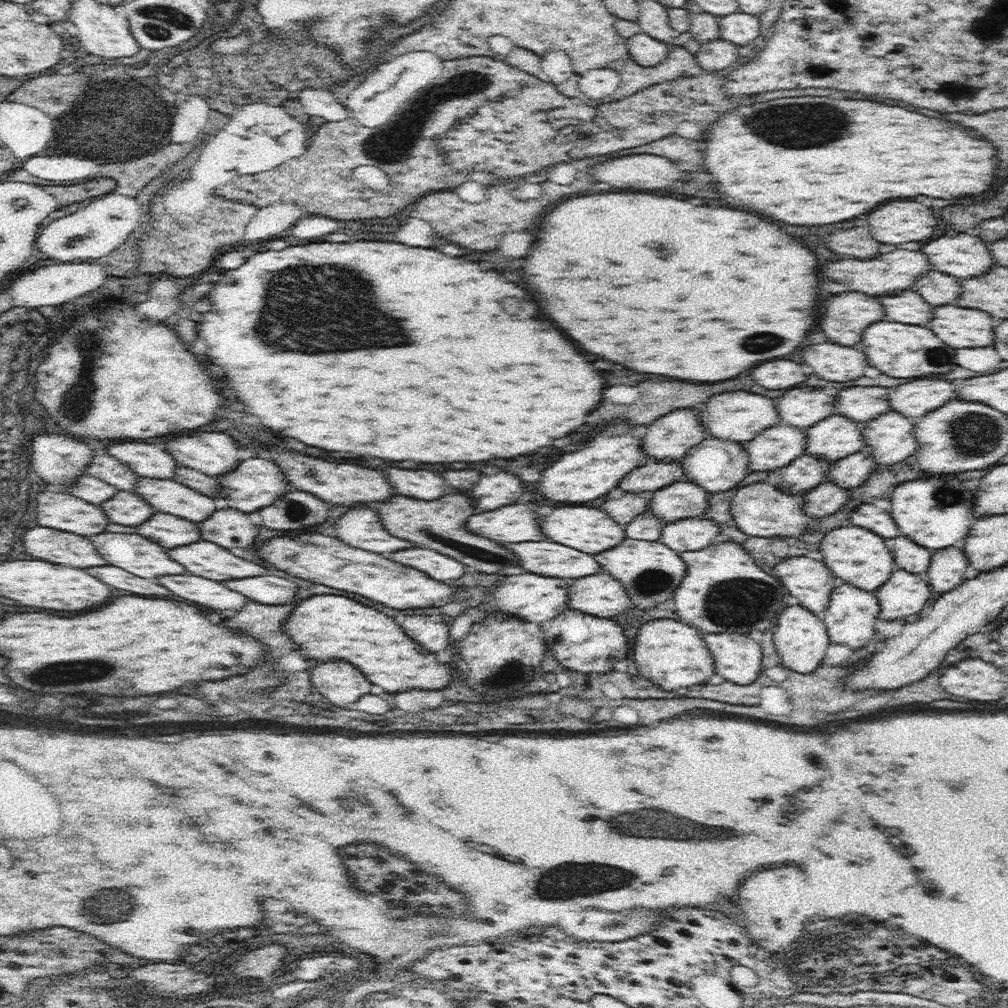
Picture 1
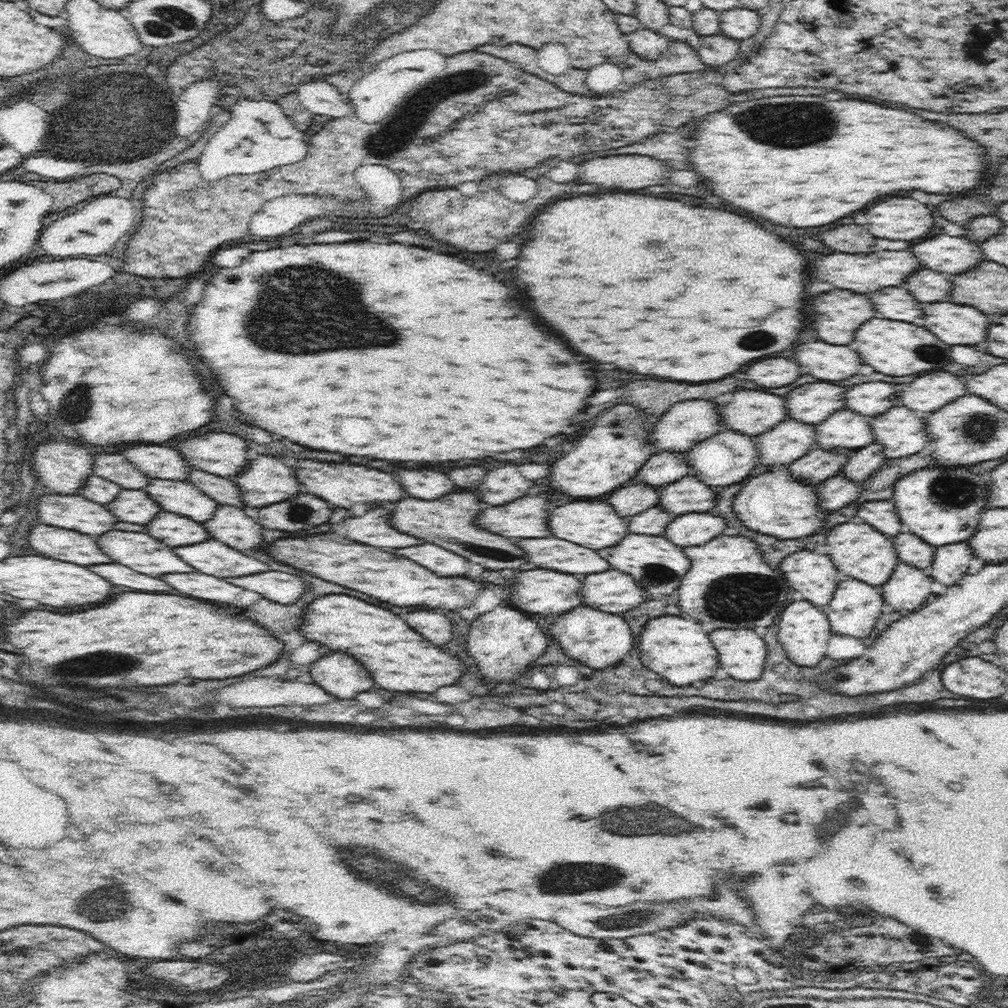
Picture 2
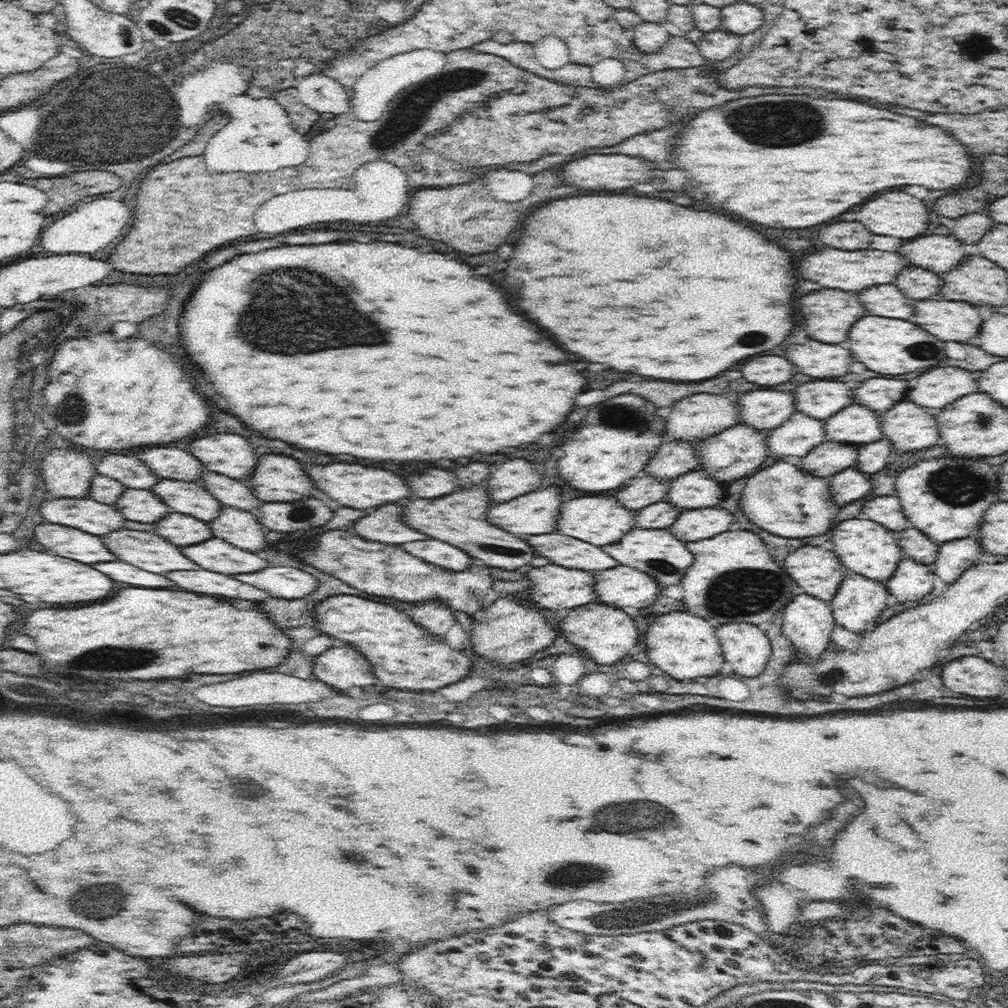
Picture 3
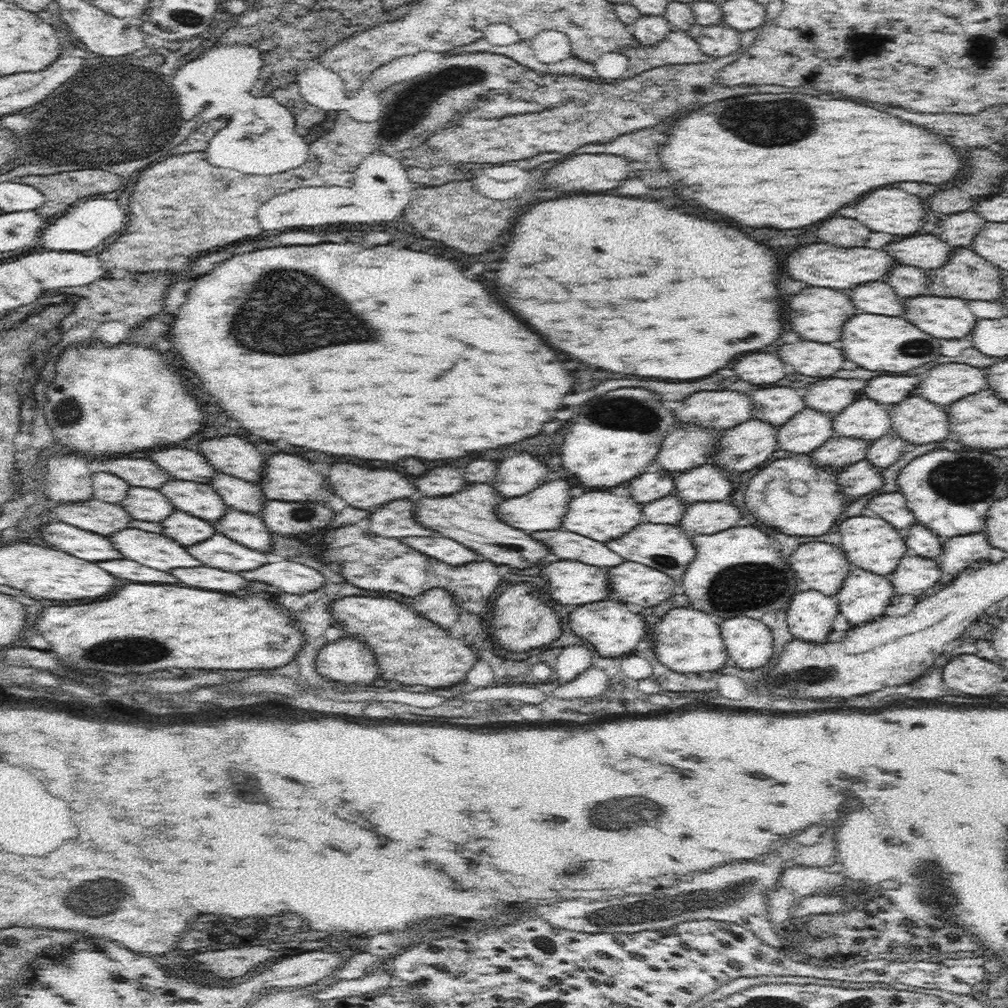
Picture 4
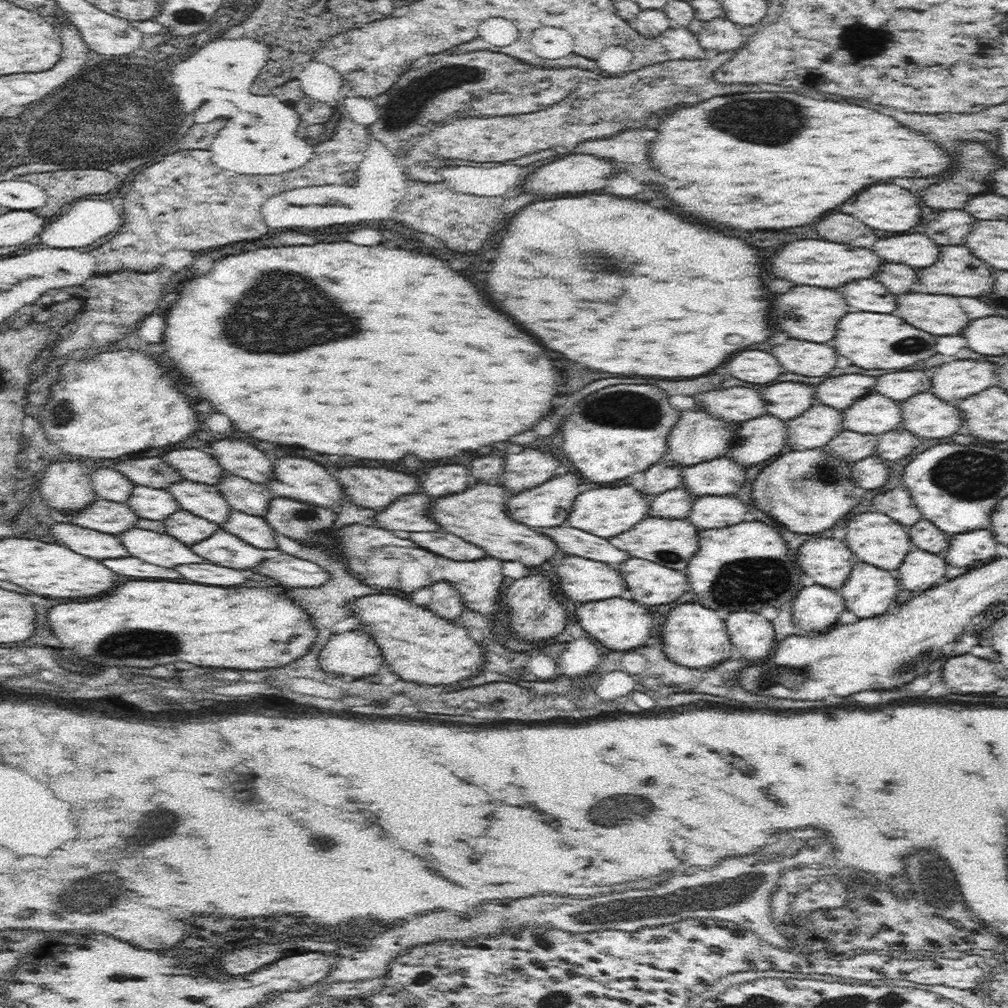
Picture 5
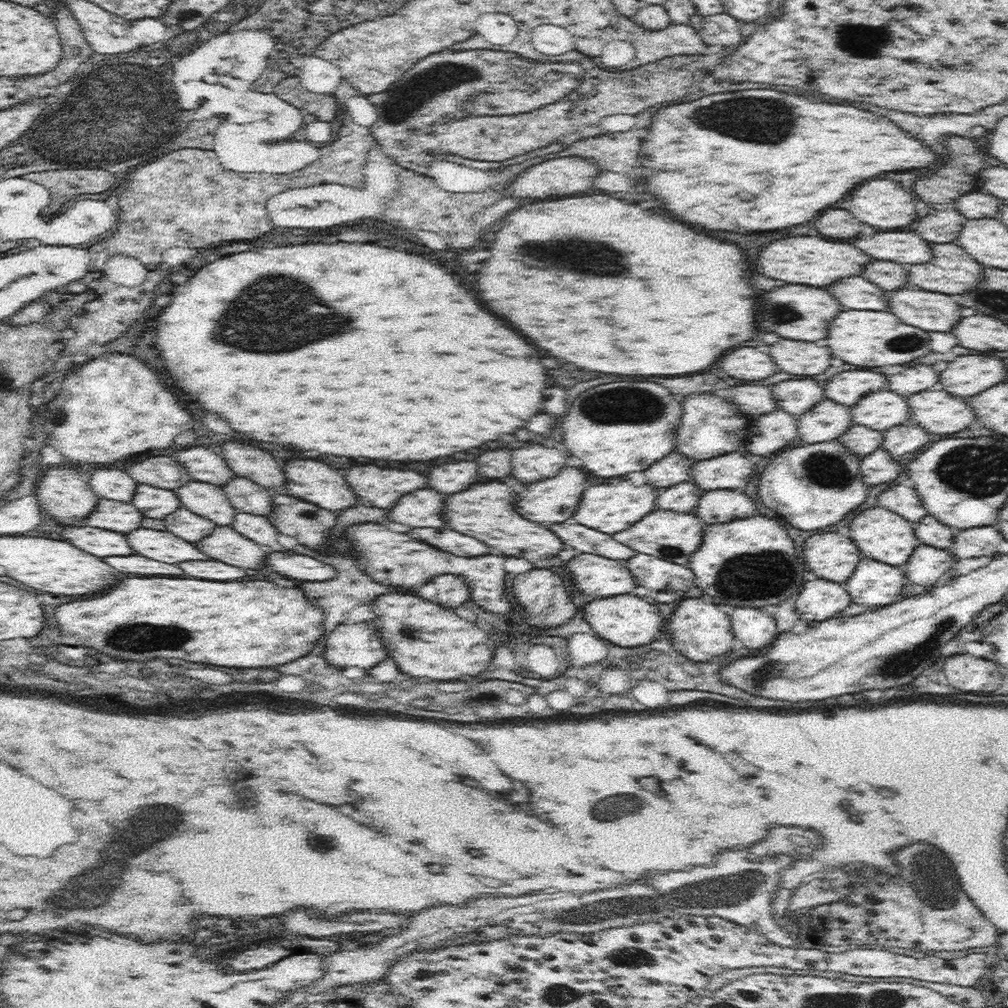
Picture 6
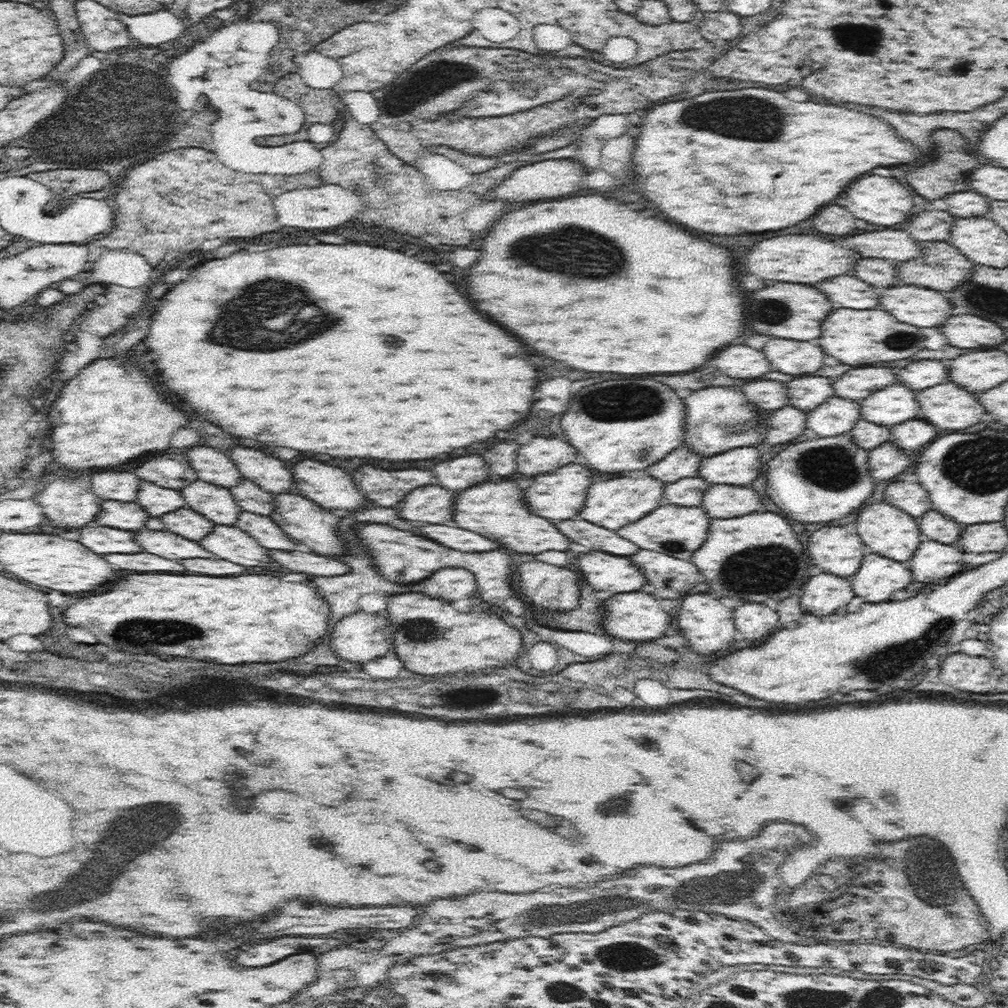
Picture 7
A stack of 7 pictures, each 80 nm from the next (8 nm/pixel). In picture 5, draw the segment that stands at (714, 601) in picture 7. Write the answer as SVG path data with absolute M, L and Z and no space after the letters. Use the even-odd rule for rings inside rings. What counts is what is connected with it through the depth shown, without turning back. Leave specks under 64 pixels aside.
M698 601L681 603L670 609L666 624L662 626L661 635L656 642L662 644L666 659L689 669L714 666L724 662L734 653L725 620L720 619L715 610L706 608Z

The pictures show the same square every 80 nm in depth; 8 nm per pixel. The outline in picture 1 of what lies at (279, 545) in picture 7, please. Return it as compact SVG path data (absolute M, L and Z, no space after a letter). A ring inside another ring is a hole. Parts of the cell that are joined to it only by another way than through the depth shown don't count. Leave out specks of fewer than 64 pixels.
M234 508L216 510L208 520L200 522L200 534L204 540L216 542L222 548L247 548L254 542L258 534L258 526L254 526L244 512Z

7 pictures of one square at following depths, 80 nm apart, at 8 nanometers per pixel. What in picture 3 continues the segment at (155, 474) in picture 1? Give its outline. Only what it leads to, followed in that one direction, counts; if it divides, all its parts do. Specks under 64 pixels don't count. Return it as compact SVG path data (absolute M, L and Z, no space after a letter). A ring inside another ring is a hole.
M148 448L137 456L150 466L150 470L162 478L194 482L202 476L202 464L186 450L178 448Z

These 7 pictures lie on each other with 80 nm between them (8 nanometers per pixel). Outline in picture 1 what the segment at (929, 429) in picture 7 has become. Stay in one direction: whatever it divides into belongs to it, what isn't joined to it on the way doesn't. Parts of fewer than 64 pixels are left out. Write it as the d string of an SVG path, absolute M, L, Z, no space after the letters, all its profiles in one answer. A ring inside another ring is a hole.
M868 450L846 456L837 460L828 468L828 481L850 490L860 487L876 468L876 461Z

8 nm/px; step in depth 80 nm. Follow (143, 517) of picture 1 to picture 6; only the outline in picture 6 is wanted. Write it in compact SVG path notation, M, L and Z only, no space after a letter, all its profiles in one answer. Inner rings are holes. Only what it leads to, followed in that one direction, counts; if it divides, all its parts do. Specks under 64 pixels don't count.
M140 484L135 492L131 503L142 512L142 516L164 518L180 508L180 500L172 490Z

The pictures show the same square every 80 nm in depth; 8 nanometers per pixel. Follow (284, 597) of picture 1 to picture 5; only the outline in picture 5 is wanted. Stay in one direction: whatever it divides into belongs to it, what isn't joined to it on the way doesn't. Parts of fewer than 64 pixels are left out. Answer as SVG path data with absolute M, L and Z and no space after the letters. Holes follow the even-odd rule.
M283 556L280 559L267 559L255 568L253 573L276 578L280 584L288 589L296 587L319 587L328 582L330 573L326 569L303 558Z

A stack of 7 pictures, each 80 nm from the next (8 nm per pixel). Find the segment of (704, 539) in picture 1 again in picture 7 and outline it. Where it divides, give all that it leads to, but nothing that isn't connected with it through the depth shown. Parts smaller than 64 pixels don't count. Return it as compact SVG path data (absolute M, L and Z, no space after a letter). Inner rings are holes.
M711 484L702 498L702 507L712 519L729 519L761 510L760 495L750 486Z

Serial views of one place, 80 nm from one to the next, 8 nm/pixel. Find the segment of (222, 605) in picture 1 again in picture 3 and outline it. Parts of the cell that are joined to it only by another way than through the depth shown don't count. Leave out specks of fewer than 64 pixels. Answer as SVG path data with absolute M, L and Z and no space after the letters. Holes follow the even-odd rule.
M182 570L182 572L164 572L166 578L174 580L180 588L190 590L190 592L200 592L200 594L212 594L212 596L222 596L222 598L234 598L240 588L240 580L210 572L210 570Z

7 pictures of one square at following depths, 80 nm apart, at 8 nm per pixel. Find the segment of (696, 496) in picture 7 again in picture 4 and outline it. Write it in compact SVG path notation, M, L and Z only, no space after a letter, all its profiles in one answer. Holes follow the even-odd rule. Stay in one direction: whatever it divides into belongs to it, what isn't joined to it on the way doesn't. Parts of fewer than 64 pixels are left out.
M674 493L646 503L642 508L642 521L654 524L676 525L686 512L687 504Z

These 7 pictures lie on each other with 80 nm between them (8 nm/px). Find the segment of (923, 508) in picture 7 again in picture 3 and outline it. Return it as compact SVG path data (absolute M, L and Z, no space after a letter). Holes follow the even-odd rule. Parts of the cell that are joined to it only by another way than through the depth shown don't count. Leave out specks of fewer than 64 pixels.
M878 496L863 502L861 512L866 514L866 518L882 524L895 535L911 527L903 513L900 499L896 496Z

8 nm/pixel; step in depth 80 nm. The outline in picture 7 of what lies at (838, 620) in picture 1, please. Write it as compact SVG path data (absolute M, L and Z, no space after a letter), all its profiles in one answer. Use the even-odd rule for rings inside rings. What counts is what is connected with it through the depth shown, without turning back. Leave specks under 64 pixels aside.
M872 552L862 558L858 572L850 581L854 596L861 596L866 603L888 602L896 590L909 588L913 583L912 571L906 562Z

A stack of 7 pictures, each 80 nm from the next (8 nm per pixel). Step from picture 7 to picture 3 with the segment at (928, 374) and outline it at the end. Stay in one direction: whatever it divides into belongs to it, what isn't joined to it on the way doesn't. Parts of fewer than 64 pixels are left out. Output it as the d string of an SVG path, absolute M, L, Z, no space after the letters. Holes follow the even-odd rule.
M872 378L854 385L854 403L884 413L906 397L913 382L894 378Z

